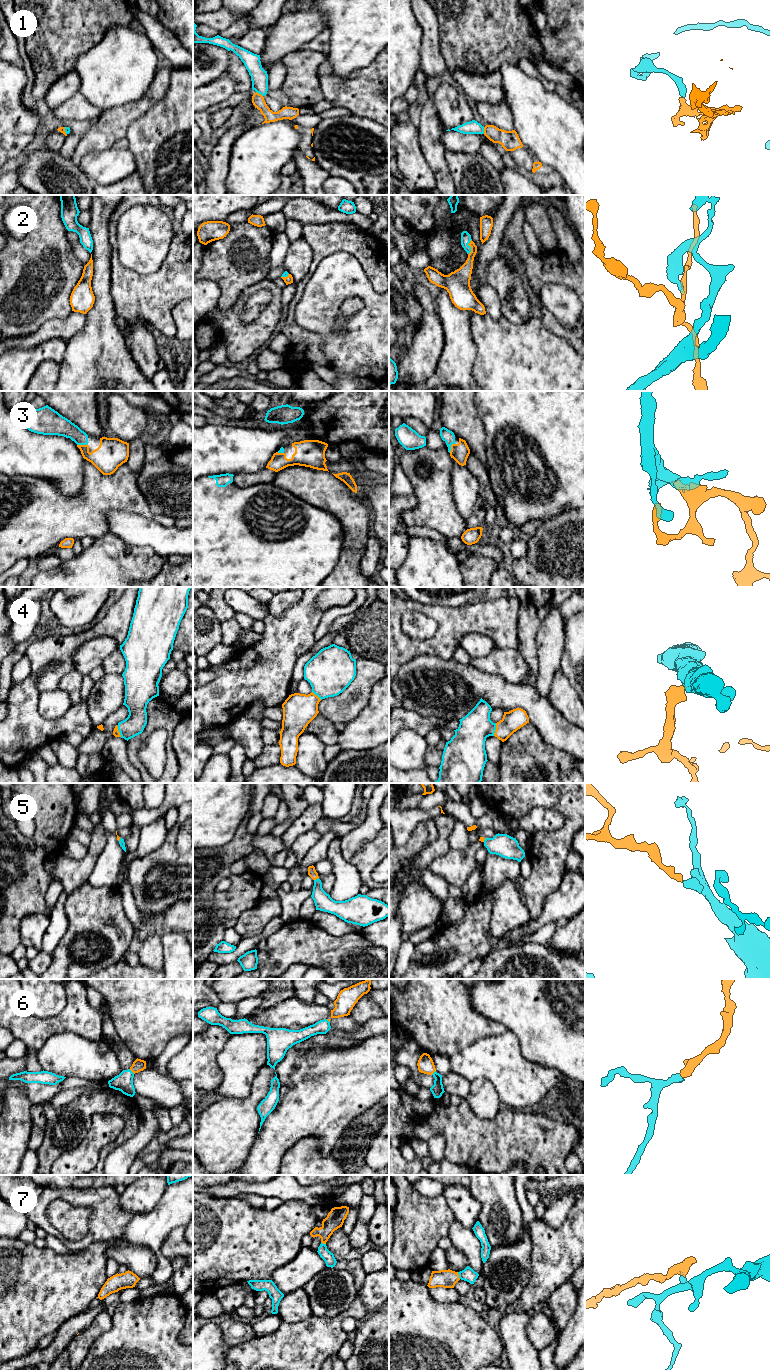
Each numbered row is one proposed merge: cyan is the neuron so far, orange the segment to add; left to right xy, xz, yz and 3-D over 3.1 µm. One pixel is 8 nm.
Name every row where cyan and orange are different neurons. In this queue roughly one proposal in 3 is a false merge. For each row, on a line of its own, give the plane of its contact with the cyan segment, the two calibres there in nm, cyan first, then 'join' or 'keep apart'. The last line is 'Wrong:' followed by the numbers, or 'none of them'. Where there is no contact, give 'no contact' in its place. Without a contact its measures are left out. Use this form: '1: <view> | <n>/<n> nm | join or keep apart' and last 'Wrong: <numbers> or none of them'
1: xz | 140/100 nm | keep apart
2: yz | 80/140 nm | join
3: yz | 100/150 nm | join
4: yz | 280/160 nm | join
5: xz | 140/70 nm | join
6: xy | 150/100 nm | join
7: yz | 110/140 nm | join
Wrong: 1

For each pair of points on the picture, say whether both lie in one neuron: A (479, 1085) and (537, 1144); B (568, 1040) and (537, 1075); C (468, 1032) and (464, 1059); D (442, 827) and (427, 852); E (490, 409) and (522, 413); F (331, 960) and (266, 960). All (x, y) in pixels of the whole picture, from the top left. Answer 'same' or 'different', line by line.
A: different
B: different
C: different
D: same
E: same
F: same

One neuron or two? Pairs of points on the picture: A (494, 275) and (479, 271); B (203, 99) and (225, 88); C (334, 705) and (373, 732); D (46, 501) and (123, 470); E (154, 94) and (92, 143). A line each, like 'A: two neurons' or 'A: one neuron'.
A: two neurons
B: one neuron
C: two neurons
D: one neuron
E: one neuron

